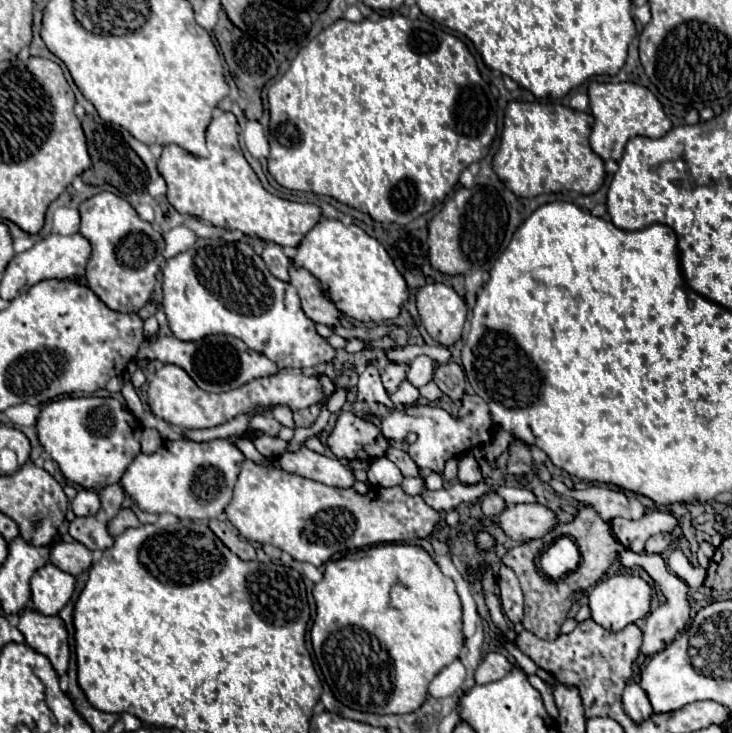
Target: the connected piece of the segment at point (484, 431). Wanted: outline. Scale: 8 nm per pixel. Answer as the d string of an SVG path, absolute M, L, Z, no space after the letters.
M465 394L459 410L459 418L449 416L445 410L437 406L415 406L415 408L397 408L381 422L381 434L389 442L405 440L409 432L417 432L417 440L409 445L408 454L418 468L429 468L434 472L443 472L443 466L449 458L461 456L471 446L481 446L491 438L491 418L487 404L475 396Z

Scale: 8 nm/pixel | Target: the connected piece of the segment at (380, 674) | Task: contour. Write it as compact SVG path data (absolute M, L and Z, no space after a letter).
M404 543L379 544L351 551L339 558L329 560L323 572L323 580L313 586L313 598L317 604L315 622L311 628L311 644L315 652L315 660L323 672L325 682L329 684L333 696L347 708L359 710L359 712L373 712L373 714L407 714L417 710L425 696L427 686L435 678L435 674L445 668L449 662L453 662L461 648L463 648L463 632L461 632L461 602L455 592L455 584L451 578L443 576L439 566L433 562L433 558L421 548L421 546L409 546Z

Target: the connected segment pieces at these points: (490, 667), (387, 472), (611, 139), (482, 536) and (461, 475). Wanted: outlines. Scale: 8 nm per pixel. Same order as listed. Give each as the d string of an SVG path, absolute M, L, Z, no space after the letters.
M489 652L483 662L479 664L477 672L475 672L475 682L477 684L487 684L493 680L503 678L509 670L513 668L513 664L499 652Z
M385 458L375 460L375 462L369 466L367 476L369 476L369 484L371 484L371 486L383 486L383 488L400 485L404 479L400 470L395 468L395 464L391 464L391 462L385 460Z
M591 82L589 84L589 110L595 118L593 132L591 132L591 148L603 160L619 162L625 150L625 144L631 136L649 136L661 138L671 128L671 120L665 116L661 102L643 86L633 82Z
M479 530L475 532L475 546L483 552L491 552L495 550L495 538L487 530Z
M463 455L458 465L458 479L463 484L477 484L482 480L481 470L478 461L467 455Z

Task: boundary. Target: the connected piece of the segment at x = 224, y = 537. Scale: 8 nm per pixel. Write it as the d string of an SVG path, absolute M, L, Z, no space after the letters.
M211 520L209 528L215 532L215 536L233 552L237 554L241 560L255 560L255 548L243 540L229 522L219 522L219 520Z

